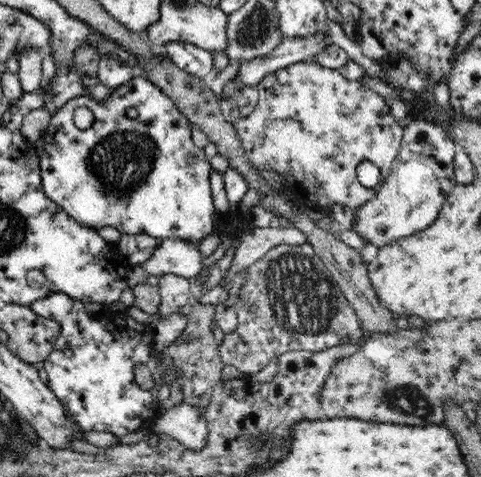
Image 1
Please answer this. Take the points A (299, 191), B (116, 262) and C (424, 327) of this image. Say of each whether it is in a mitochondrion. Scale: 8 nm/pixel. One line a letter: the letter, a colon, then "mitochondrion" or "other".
A: other
B: other
C: other

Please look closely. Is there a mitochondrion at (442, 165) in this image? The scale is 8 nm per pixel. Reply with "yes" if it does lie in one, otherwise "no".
no

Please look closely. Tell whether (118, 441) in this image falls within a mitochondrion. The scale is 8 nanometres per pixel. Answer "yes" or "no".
no

